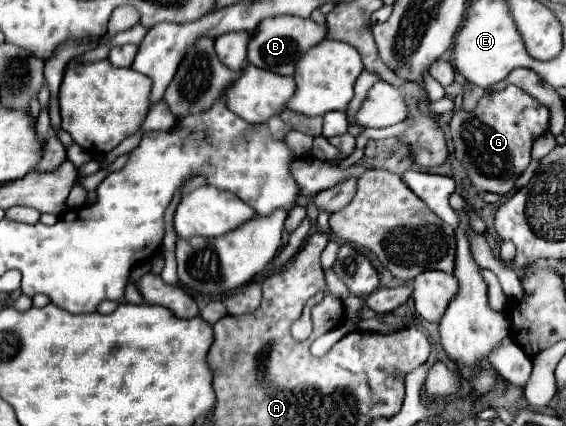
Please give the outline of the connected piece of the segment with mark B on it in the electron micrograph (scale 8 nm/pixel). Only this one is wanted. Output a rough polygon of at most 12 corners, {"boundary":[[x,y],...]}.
{"boundary":[[274,16],[258,24],[248,62],[282,76],[326,38],[310,18]]}

